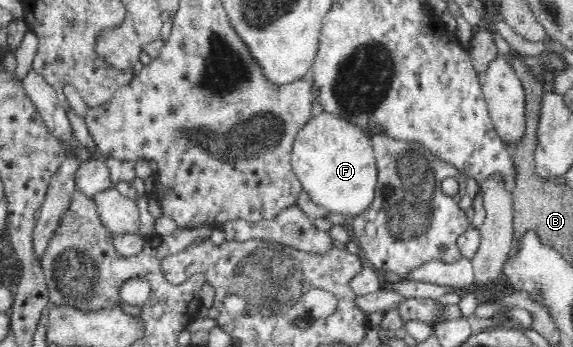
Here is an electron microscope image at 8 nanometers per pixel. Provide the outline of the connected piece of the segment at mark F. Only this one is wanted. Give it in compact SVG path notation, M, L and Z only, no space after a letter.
M317 109L314 116L297 132L293 140L290 165L310 199L321 204L330 212L339 213L351 219L373 200L377 169L369 136L365 127L349 122L337 113Z

